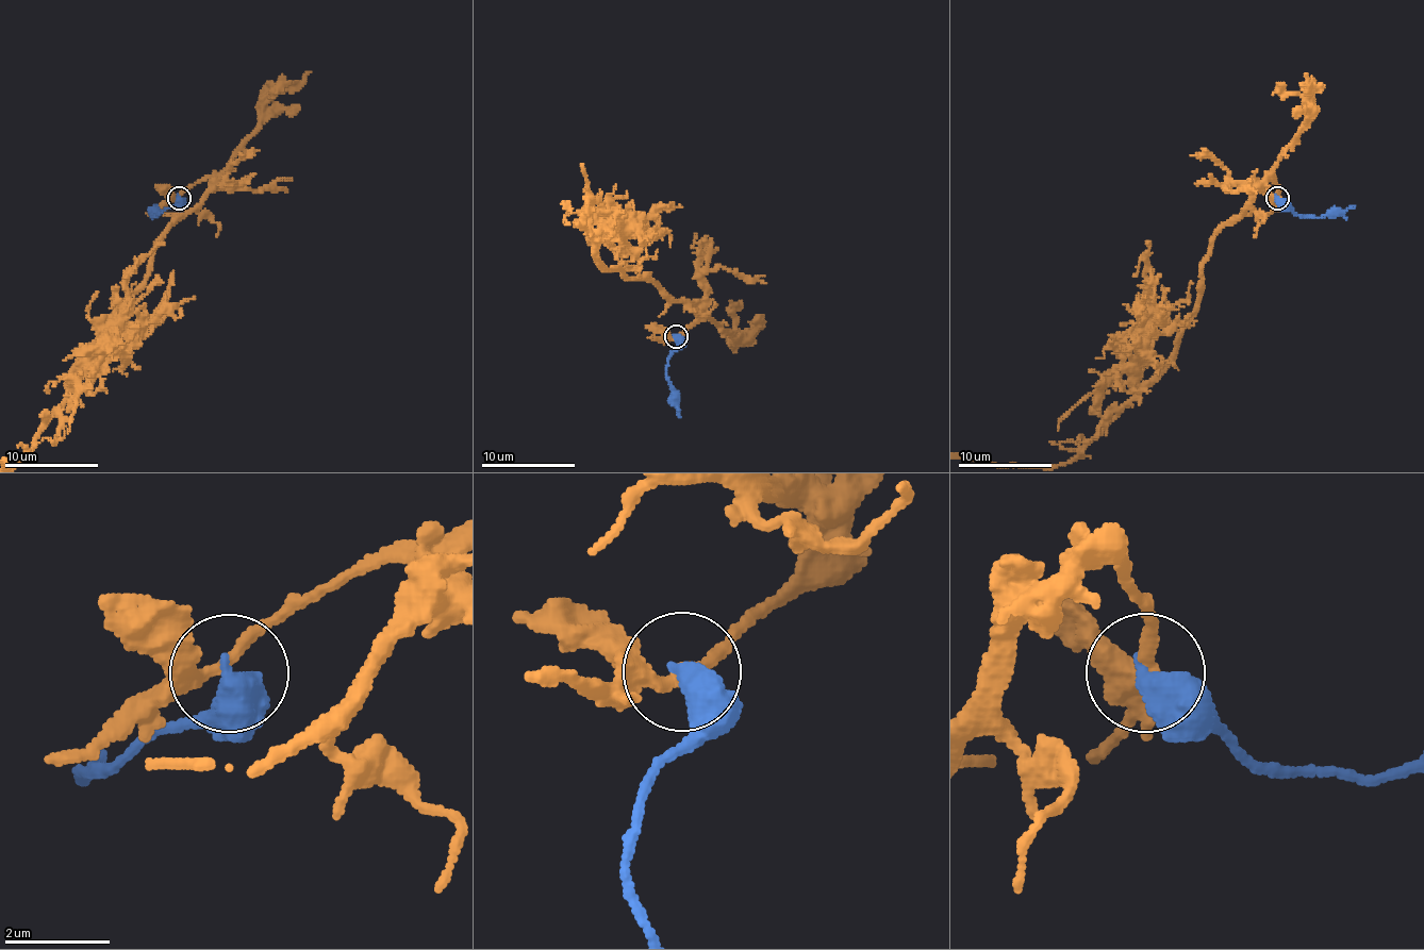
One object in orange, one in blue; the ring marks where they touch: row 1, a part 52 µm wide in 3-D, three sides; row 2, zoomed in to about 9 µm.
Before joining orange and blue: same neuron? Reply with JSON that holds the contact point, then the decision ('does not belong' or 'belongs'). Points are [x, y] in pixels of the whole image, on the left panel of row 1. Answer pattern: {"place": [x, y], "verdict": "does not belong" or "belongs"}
{"place": [179, 198], "verdict": "does not belong"}

